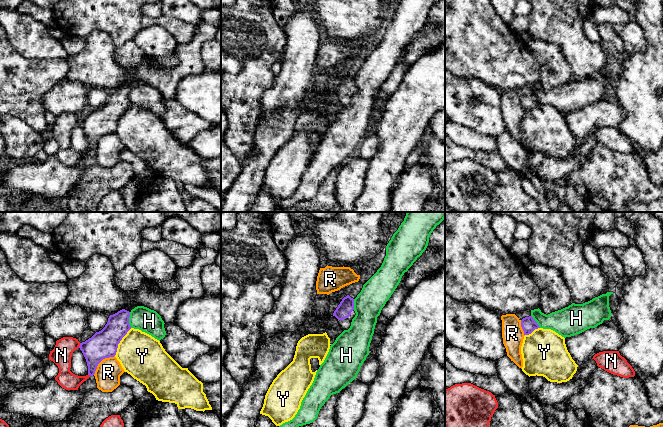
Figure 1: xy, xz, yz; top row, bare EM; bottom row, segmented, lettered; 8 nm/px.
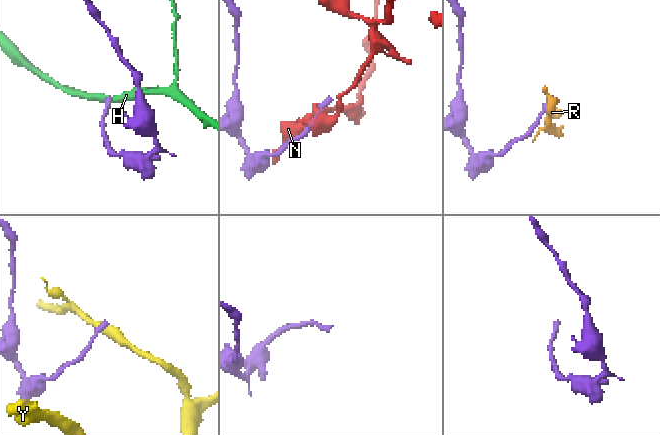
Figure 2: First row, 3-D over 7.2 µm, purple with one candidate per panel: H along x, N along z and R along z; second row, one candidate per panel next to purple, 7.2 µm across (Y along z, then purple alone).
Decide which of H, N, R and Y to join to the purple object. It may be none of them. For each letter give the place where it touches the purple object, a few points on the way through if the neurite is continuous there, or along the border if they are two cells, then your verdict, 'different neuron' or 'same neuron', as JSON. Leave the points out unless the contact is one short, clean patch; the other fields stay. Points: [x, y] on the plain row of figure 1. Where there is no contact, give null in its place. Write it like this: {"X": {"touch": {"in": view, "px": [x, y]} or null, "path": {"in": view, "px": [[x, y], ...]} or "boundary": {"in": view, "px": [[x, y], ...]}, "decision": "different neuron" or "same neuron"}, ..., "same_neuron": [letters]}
{"H": {"touch": {"in": "xy", "px": [128, 96]}, "boundary": {"in": "xy", "px": [[129, 88], [129, 101], [131, 103]]}, "decision": "different neuron"}, "N": {"touch": {"in": "xy", "px": [80, 121]}, "decision": "different neuron"}, "R": {"touch": {"in": "xy", "px": [101, 136]}, "decision": "different neuron"}, "Y": {"touch": {"in": "xy", "px": [119, 118]}, "decision": "different neuron"}, "same_neuron": []}

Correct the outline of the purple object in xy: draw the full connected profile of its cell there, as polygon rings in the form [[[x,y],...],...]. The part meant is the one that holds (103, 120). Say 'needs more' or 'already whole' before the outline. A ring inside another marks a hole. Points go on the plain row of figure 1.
needs more | [[[132,77],[129,82],[125,82],[124,85],[110,91],[107,100],[101,107],[80,119],[79,124],[86,135],[88,151],[95,150],[98,140],[103,135],[116,131],[118,120],[131,105],[129,100],[130,88],[137,82],[140,81]]]

